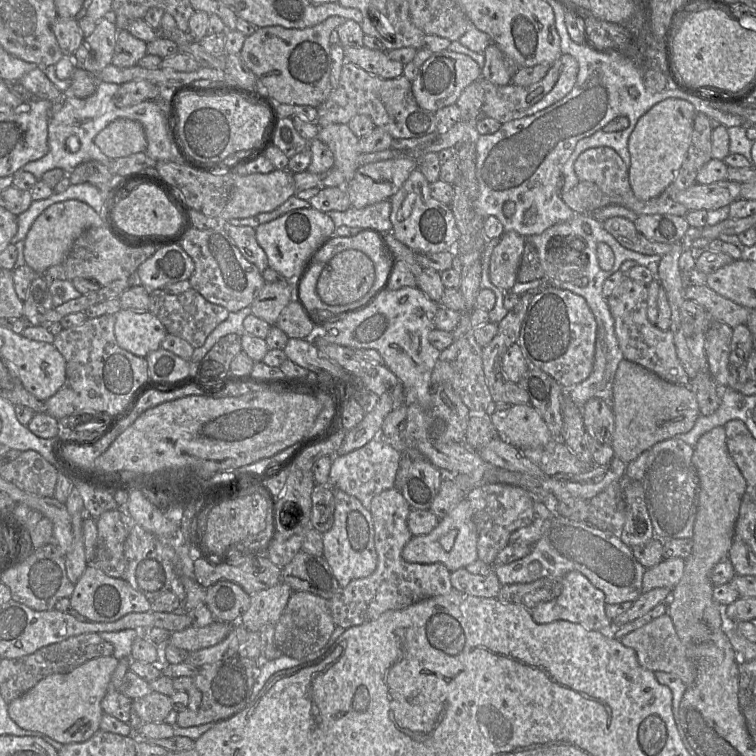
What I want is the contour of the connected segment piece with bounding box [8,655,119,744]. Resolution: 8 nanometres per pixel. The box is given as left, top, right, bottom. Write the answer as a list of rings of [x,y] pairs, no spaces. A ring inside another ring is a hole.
[[[113,655],[90,659],[67,673],[51,674],[8,703],[10,718],[22,729],[38,731],[62,744],[84,742],[100,730],[101,701],[119,660]]]

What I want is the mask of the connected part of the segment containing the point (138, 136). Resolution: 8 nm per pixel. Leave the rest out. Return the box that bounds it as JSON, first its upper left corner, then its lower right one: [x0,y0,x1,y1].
[94,118,147,160]

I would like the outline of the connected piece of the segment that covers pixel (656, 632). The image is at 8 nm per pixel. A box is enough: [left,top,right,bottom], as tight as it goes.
[620,614,697,685]

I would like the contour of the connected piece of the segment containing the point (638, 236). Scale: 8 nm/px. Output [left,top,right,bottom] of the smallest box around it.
[603,217,673,256]

